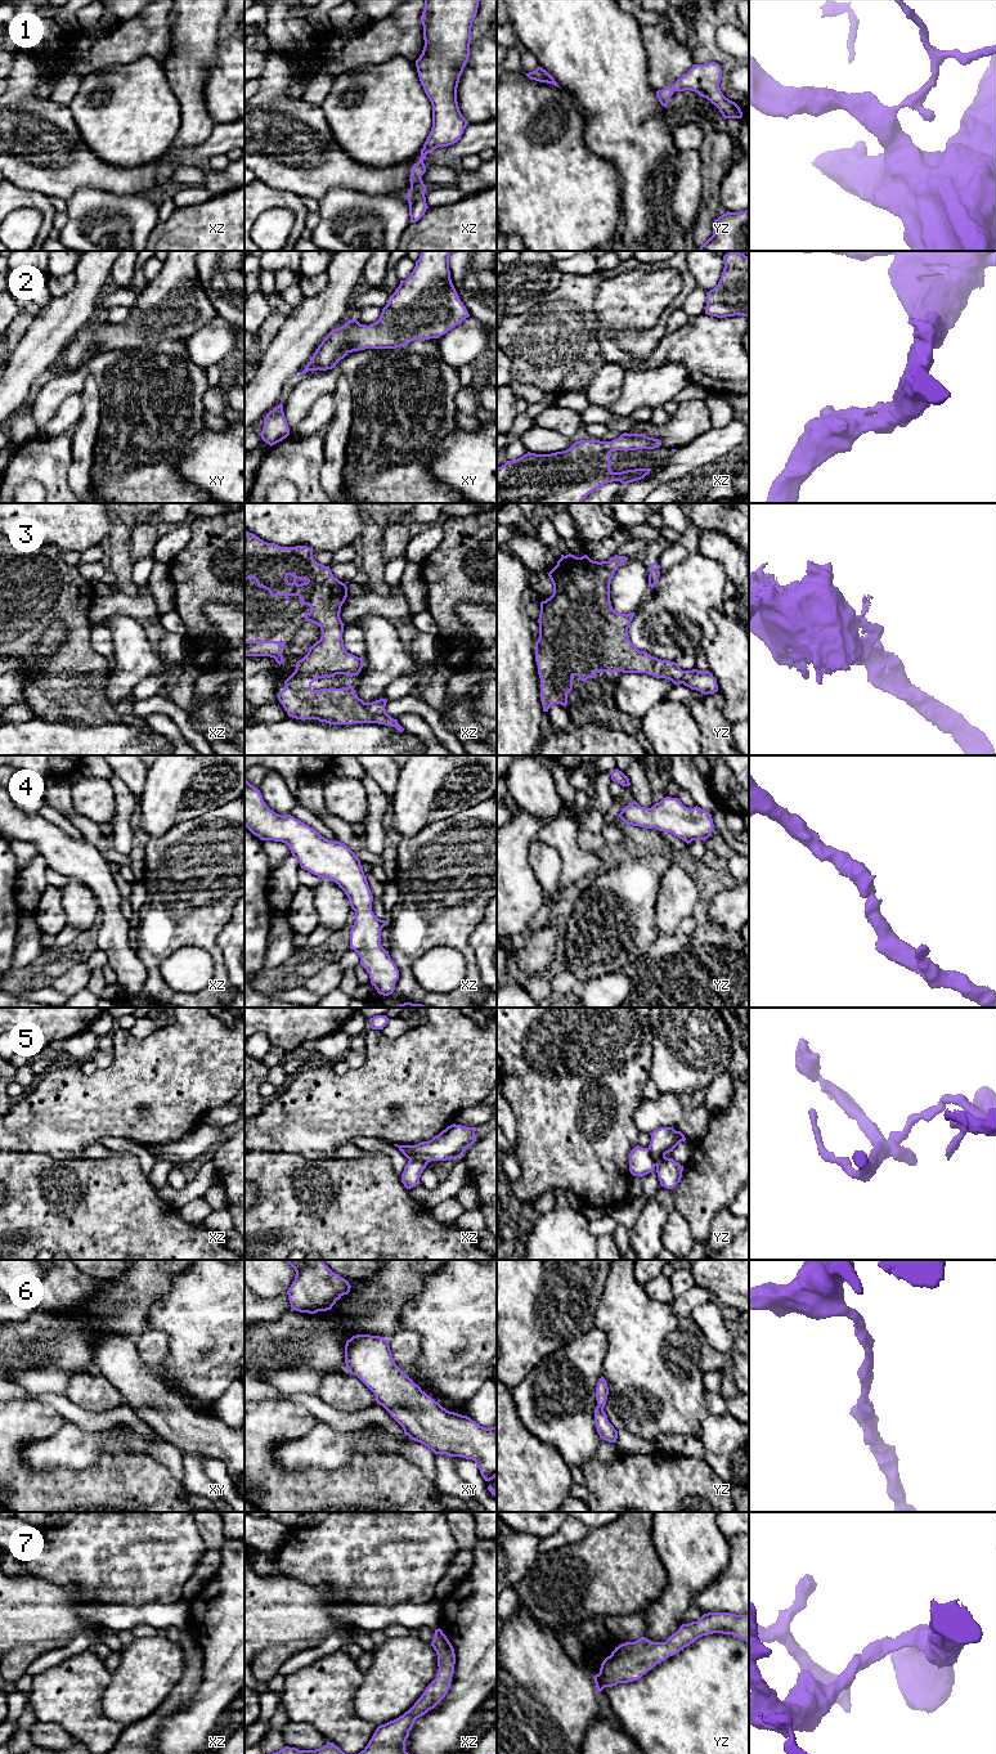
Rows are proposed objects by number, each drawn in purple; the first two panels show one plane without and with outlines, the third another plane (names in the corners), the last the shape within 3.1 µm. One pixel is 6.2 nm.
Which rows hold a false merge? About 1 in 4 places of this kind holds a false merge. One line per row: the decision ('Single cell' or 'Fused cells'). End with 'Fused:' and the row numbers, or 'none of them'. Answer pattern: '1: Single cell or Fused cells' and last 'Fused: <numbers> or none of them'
1: Single cell
2: Single cell
3: Single cell
4: Single cell
5: Fused cells
6: Single cell
7: Single cell
Fused: 5

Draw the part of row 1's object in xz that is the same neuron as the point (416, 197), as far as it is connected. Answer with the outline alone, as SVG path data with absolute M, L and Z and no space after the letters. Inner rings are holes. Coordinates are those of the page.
M425 0L421 15L425 46L416 67L432 106L432 127L418 162L410 169L410 189L407 193L410 223L418 221L429 208L421 178L426 172L426 154L457 143L468 124L458 107L457 88L468 62L471 27L479 1Z

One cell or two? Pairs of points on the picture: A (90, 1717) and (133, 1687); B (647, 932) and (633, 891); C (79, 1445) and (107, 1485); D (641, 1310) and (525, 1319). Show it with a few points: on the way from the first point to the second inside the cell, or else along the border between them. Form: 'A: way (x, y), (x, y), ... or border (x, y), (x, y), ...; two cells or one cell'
A: border (110, 1680), (102, 1710), (125, 1726); two cells
B: way (637, 922), (633, 901); one cell
C: border (115, 1443), (89, 1467), (63, 1468); two cells
D: border (604, 1286), (593, 1326); two cells

